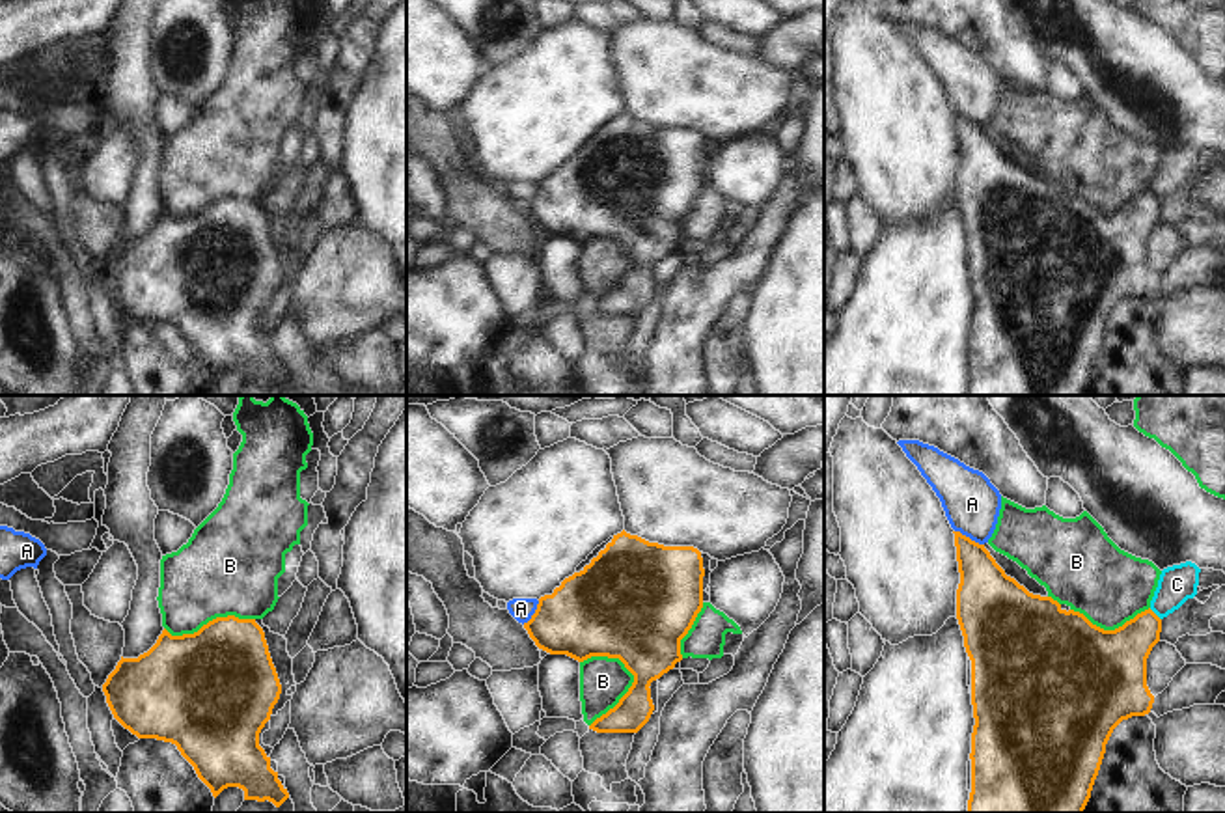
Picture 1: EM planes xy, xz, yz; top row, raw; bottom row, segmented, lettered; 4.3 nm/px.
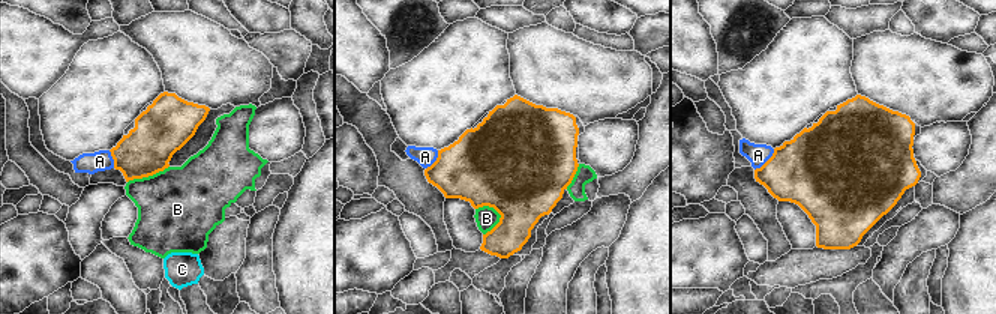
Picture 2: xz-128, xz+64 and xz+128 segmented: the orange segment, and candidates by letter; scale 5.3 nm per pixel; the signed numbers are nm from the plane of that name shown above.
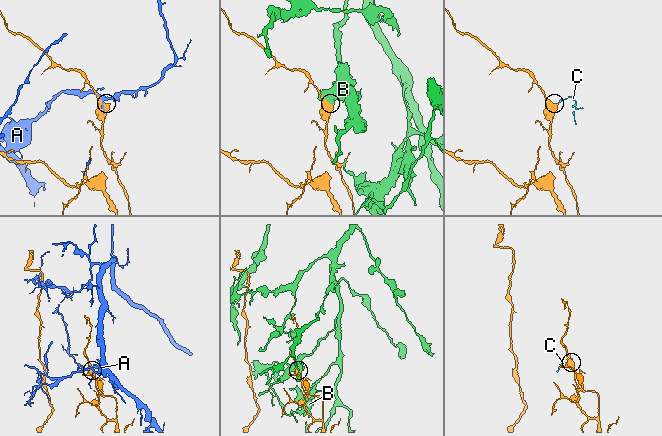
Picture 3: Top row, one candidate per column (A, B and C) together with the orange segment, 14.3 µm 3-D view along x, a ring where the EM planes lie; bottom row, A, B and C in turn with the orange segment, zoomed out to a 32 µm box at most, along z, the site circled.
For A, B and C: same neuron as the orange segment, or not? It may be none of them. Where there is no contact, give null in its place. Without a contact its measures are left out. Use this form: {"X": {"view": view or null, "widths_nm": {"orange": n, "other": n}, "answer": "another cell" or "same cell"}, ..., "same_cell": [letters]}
{"A": {"view": "yz", "widths_nm": {"orange": 240, "other": 240}, "answer": "another cell"}, "B": {"view": "xz", "widths_nm": {"orange": 280, "other": 200}, "answer": "another cell"}, "C": {"view": "yz", "widths_nm": {"orange": 260, "other": 160}, "answer": "another cell"}, "same_cell": []}

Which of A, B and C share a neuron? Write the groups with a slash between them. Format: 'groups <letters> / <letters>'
groups A / B / C

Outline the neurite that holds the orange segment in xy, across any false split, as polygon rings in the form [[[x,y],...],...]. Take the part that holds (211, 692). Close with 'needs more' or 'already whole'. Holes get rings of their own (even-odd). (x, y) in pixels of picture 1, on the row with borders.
[[[216,617],[183,636],[164,628],[147,653],[121,656],[103,692],[114,718],[132,735],[175,744],[214,798],[227,787],[242,789],[244,800],[268,800],[276,807],[289,798],[259,746],[259,733],[270,720],[282,684],[255,619]]]; already whole

